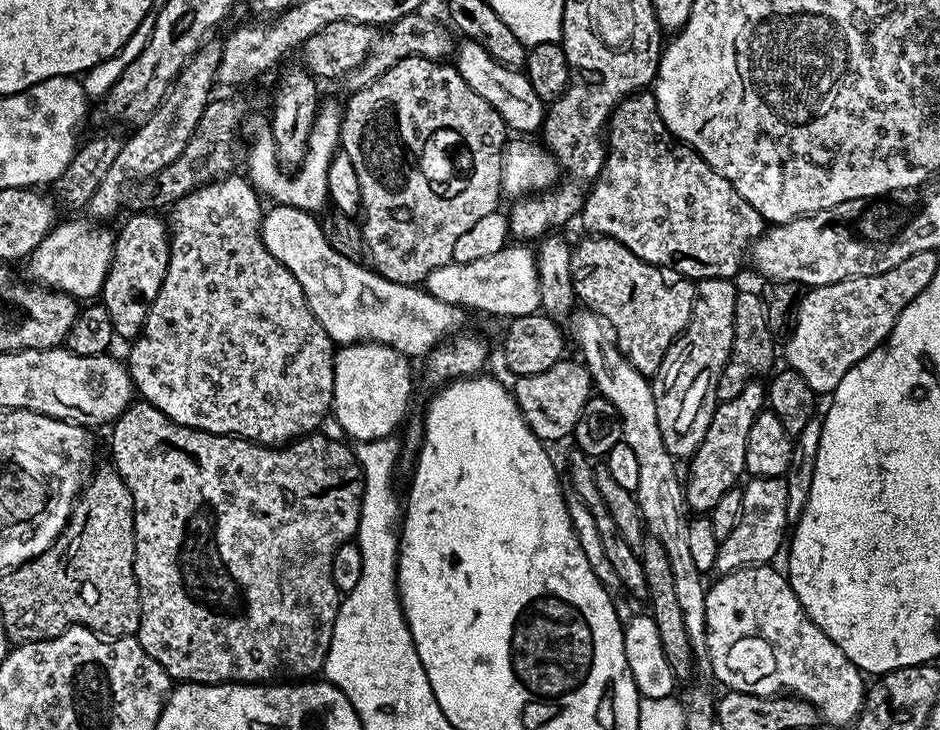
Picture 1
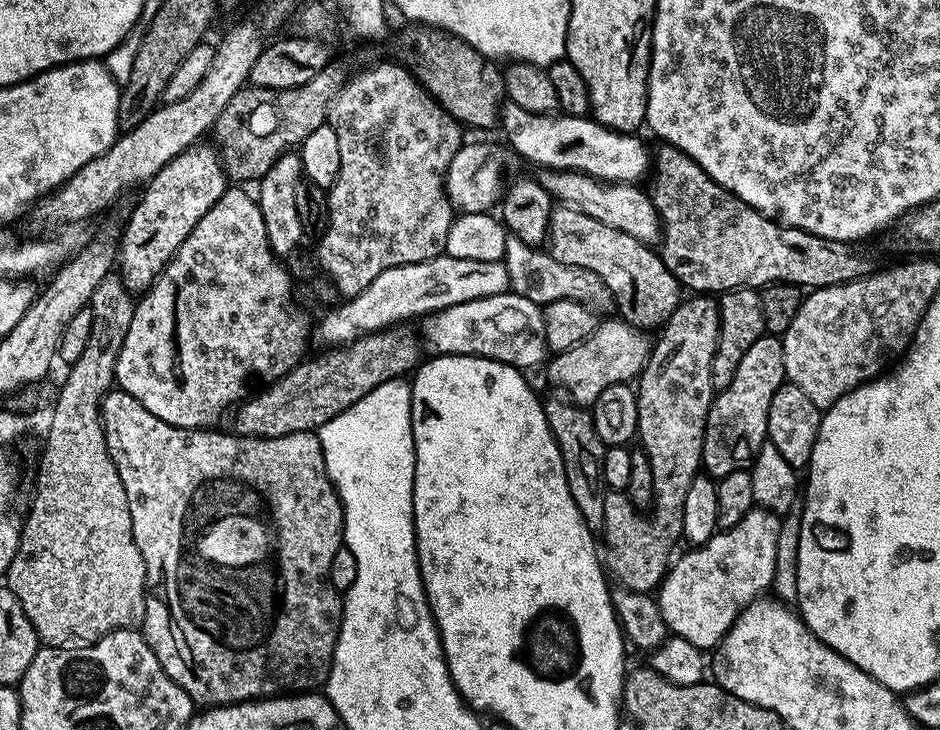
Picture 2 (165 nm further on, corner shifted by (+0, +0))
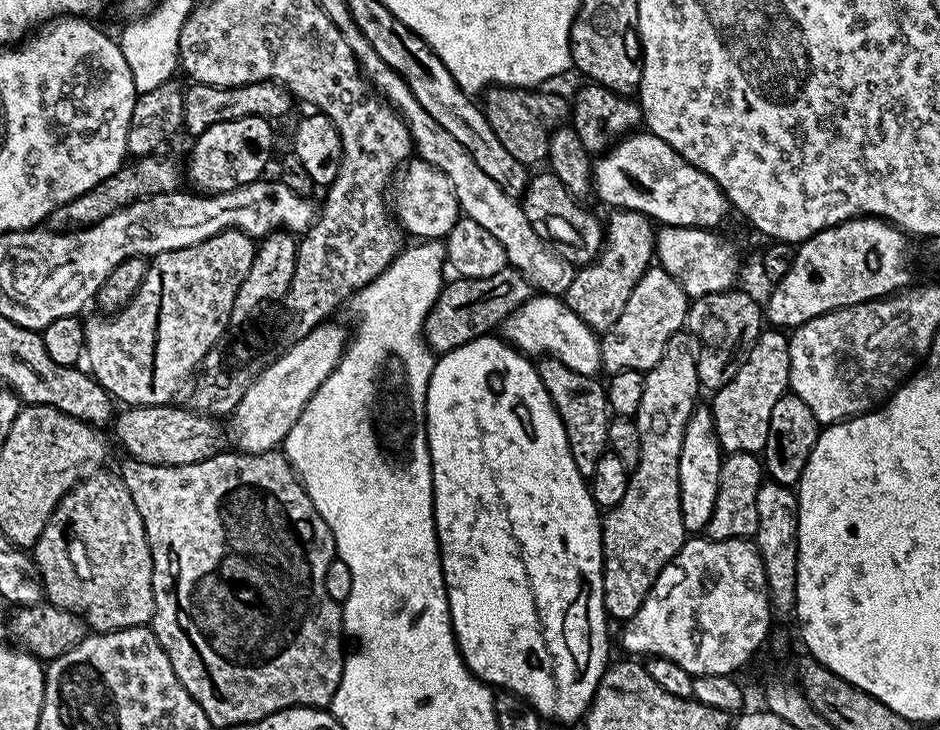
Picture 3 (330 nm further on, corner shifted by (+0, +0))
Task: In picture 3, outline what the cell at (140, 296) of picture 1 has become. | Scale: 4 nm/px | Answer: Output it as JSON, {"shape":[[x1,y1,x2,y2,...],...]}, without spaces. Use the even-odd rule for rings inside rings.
{"shape":[[251,116,218,122,195,137,191,141,192,153,188,156,188,168,192,171,193,182,197,184,195,187,204,194,229,192,261,179,272,156,272,128,269,121]]}

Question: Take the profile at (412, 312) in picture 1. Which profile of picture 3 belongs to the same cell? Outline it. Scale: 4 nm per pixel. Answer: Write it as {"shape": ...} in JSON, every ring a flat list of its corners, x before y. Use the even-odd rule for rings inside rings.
{"shape":[[534,294,514,314,505,318,502,325,503,339,513,348,532,358,552,356,558,362,570,366,570,370,578,370,578,374,596,376,601,371,600,341,601,337,593,332,570,306,566,306,558,296]]}

